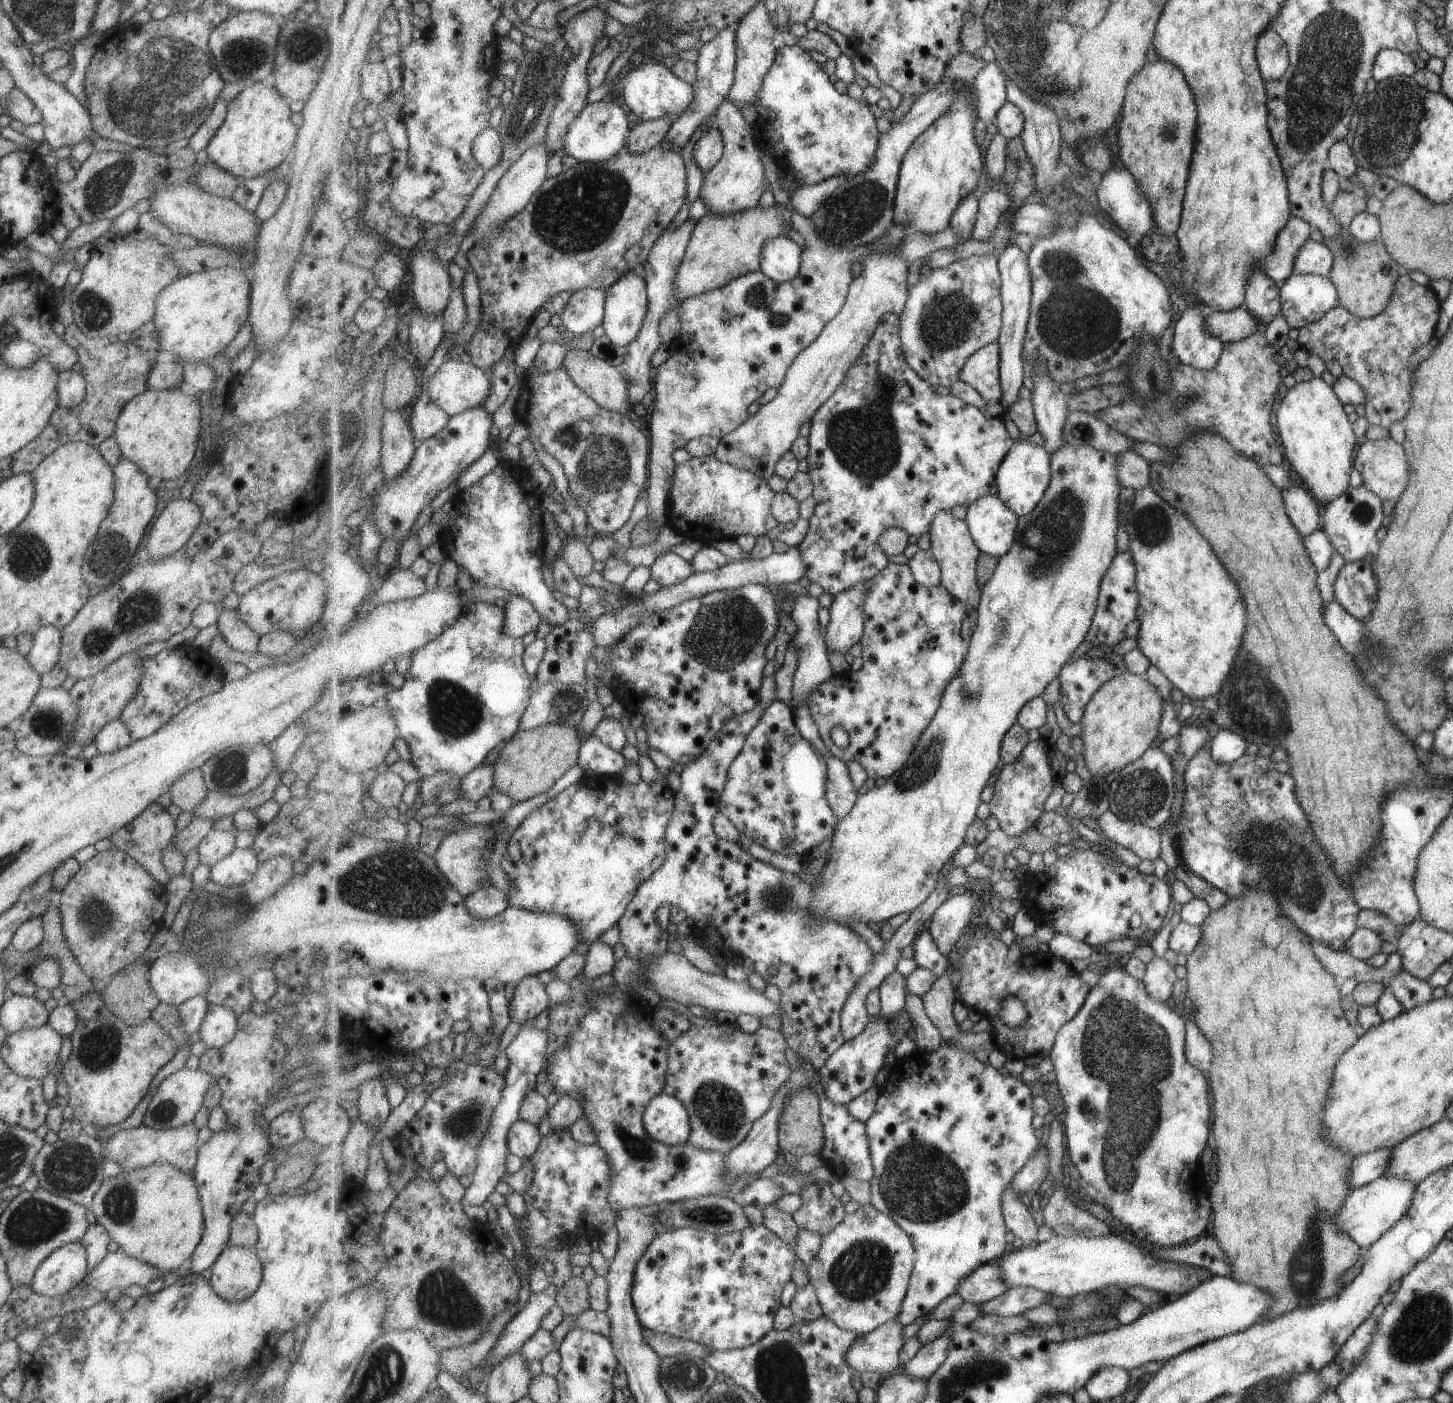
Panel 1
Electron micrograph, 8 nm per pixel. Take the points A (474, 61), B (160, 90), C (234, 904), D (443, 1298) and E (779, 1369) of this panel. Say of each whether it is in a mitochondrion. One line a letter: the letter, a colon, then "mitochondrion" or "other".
A: other
B: mitochondrion
C: mitochondrion
D: mitochondrion
E: mitochondrion

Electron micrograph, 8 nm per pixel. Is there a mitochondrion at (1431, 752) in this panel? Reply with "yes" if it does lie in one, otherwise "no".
no

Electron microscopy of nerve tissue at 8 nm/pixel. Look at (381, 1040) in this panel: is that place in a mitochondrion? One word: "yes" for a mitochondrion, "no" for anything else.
no

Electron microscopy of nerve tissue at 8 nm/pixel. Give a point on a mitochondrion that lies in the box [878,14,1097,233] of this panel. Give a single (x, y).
(1032, 62)

